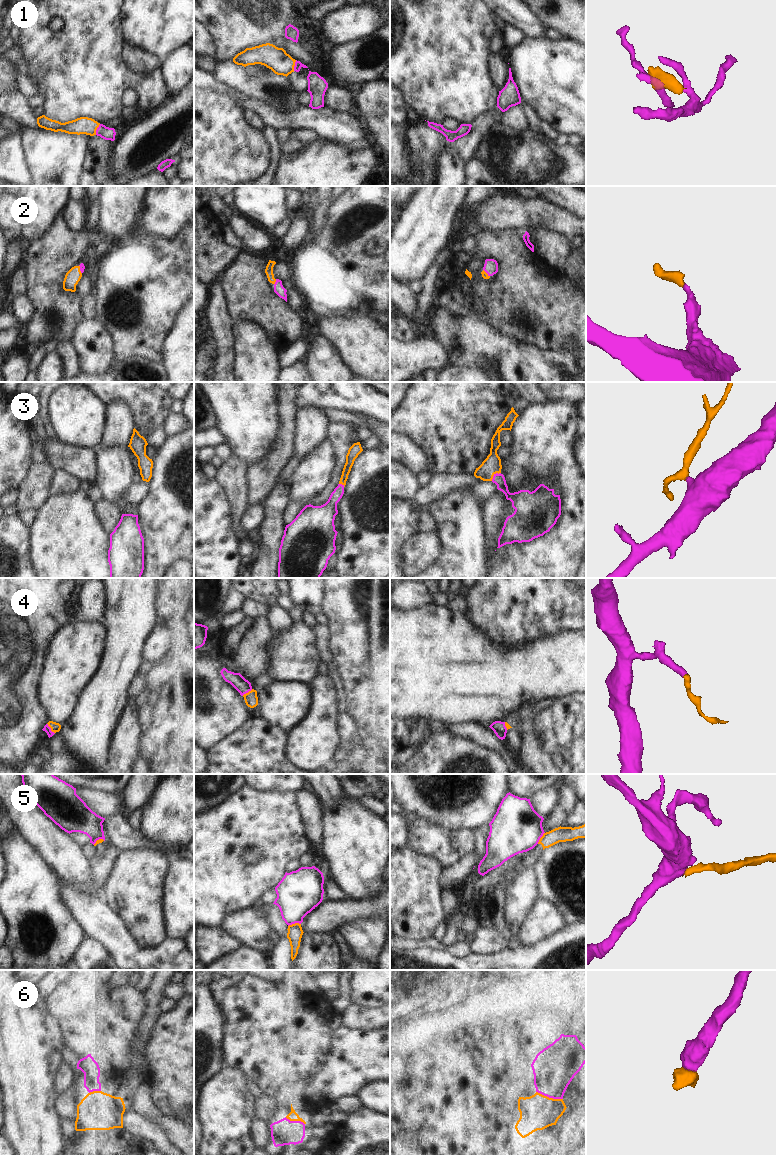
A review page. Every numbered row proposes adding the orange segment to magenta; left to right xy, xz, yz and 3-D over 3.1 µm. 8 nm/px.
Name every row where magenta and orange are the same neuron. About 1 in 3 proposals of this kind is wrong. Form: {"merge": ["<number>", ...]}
{"merge": ["1", "2", "3", "4", "6"]}

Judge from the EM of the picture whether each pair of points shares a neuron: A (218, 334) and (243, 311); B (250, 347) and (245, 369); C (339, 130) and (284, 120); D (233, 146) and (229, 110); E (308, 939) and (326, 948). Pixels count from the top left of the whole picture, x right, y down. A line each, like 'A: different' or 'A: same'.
A: different
B: same
C: same
D: same
E: same

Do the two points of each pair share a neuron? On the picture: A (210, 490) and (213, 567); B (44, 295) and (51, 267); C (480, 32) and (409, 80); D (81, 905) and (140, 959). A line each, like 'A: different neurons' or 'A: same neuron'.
A: same neuron
B: same neuron
C: same neuron
D: same neuron

